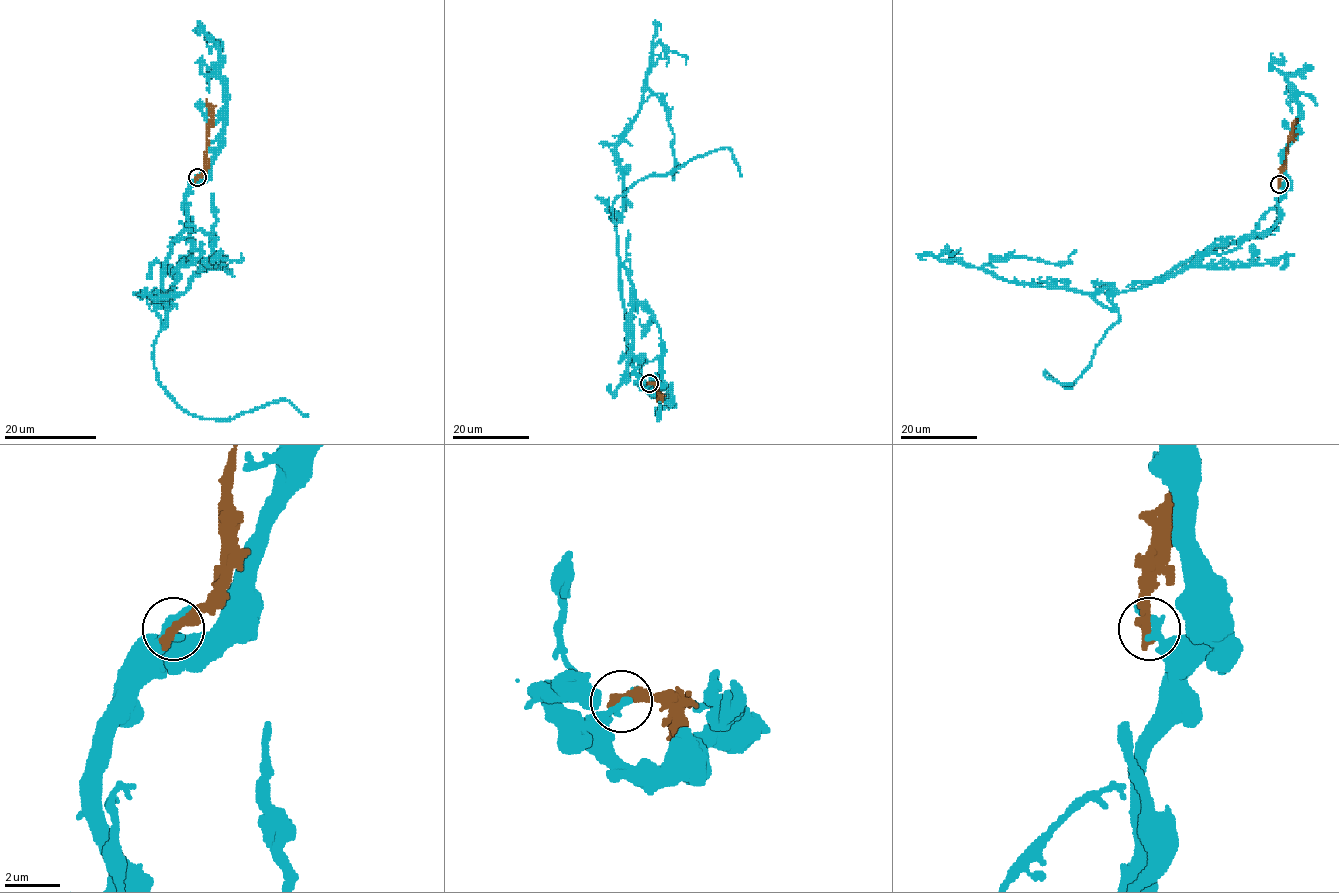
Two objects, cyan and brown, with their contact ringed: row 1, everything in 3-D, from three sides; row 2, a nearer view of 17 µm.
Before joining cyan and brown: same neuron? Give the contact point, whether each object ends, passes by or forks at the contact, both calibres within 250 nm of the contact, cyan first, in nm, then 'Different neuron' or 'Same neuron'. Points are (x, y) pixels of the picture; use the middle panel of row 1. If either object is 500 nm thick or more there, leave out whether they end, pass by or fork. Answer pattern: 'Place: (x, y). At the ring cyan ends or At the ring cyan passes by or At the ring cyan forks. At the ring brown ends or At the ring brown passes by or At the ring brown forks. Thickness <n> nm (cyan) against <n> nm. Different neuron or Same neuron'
Place: (649, 383). At the ring cyan ends. At the ring brown ends. Thickness 380 nm (cyan) against 380 nm. Different neuron

